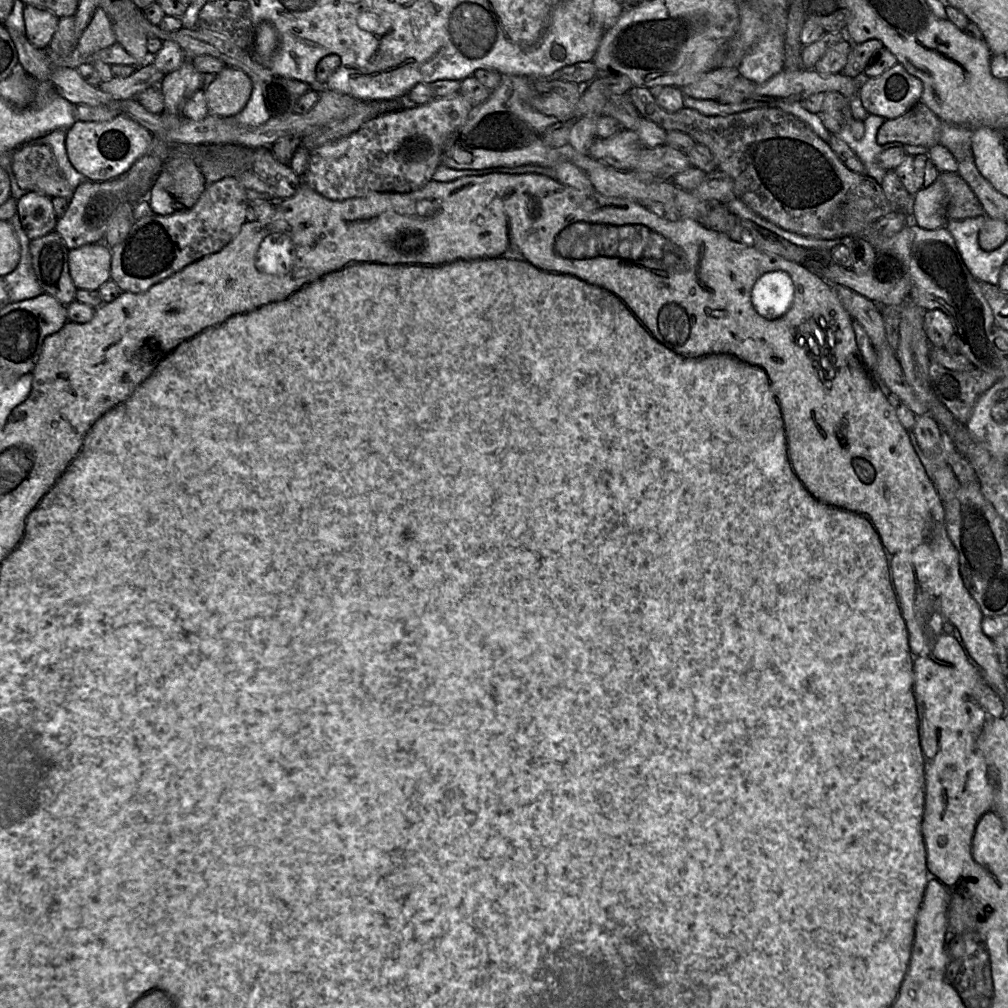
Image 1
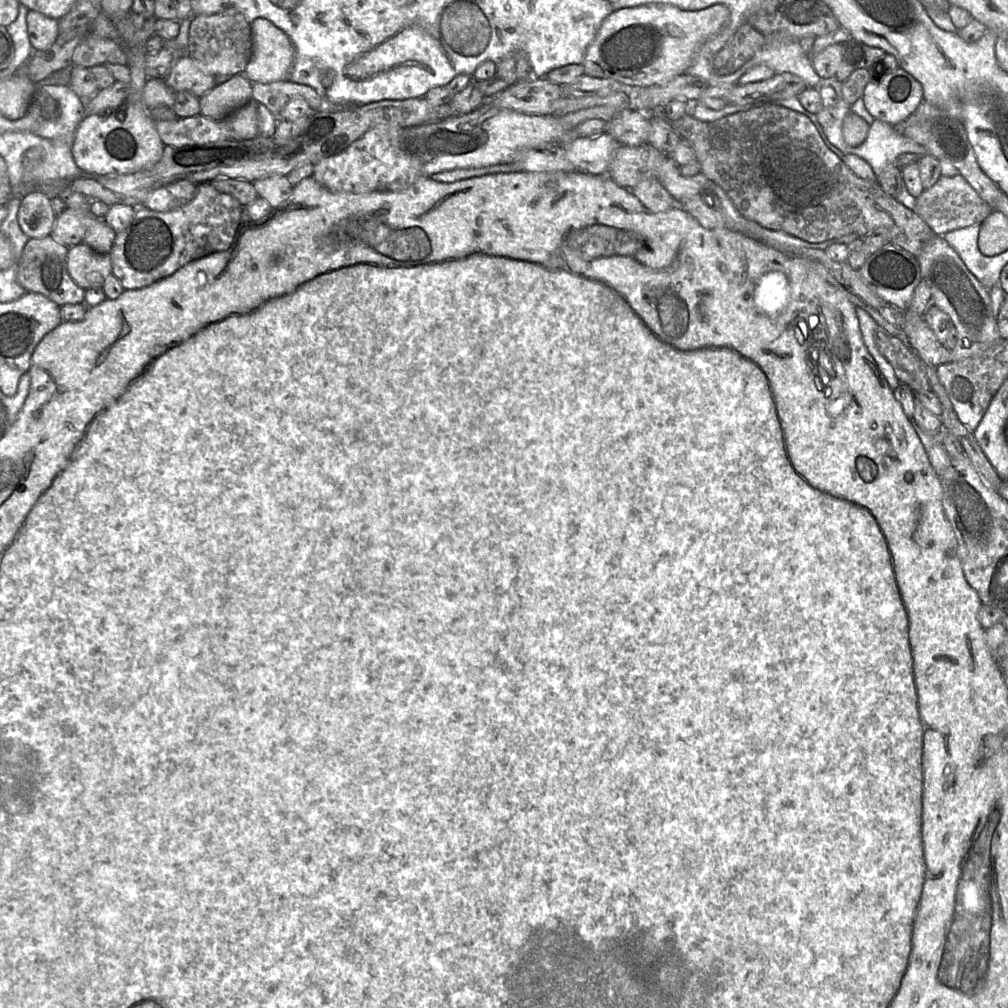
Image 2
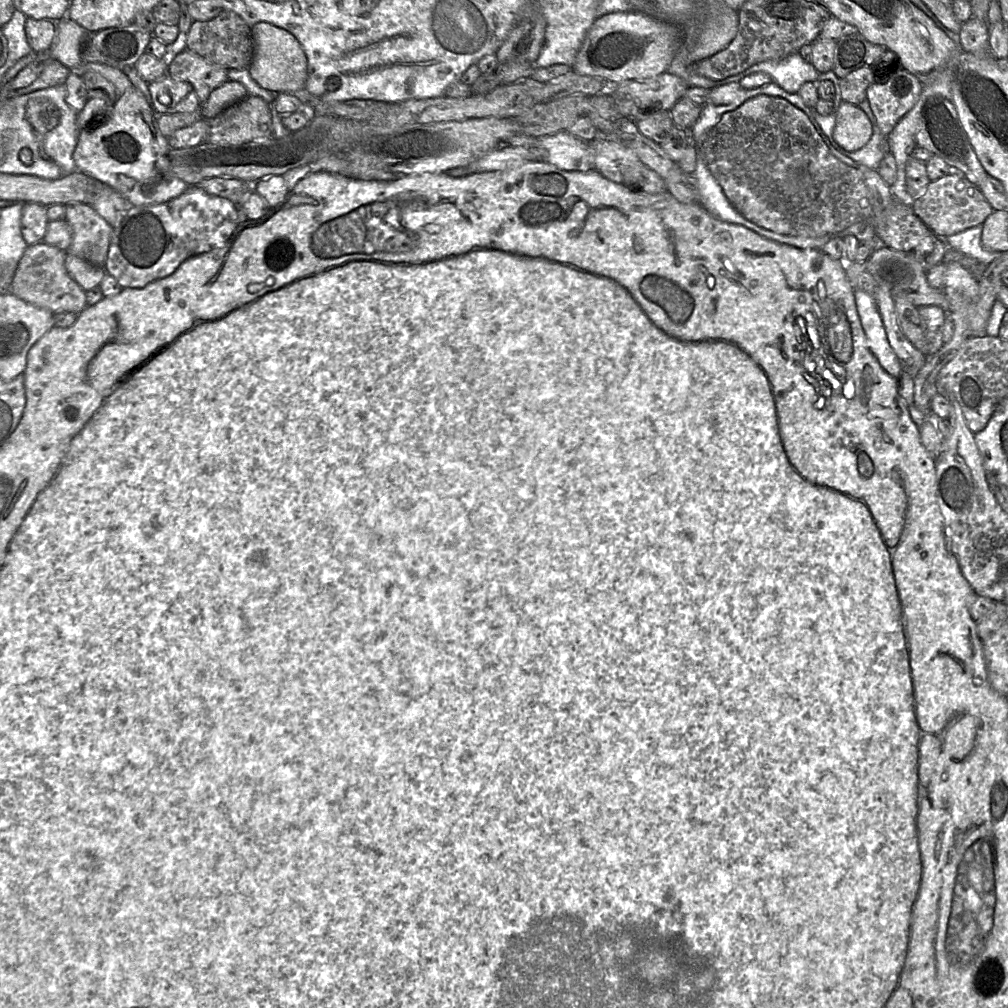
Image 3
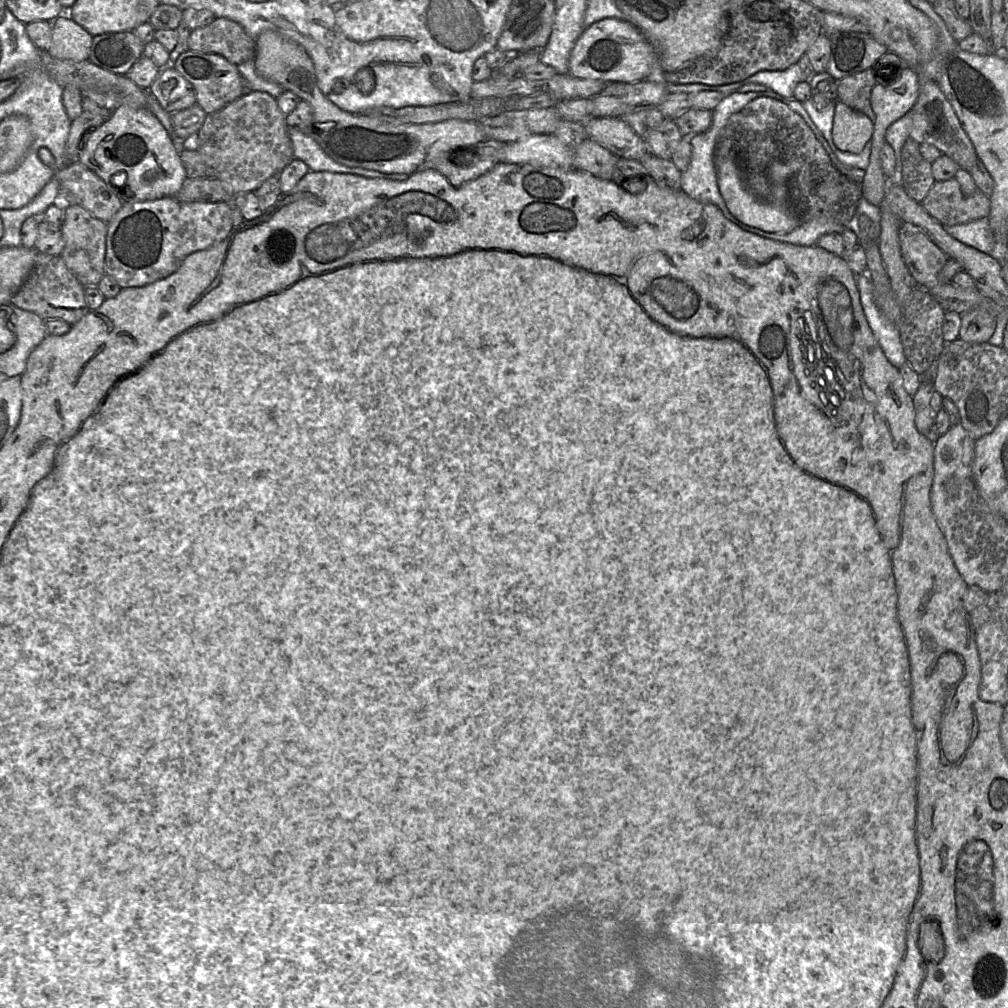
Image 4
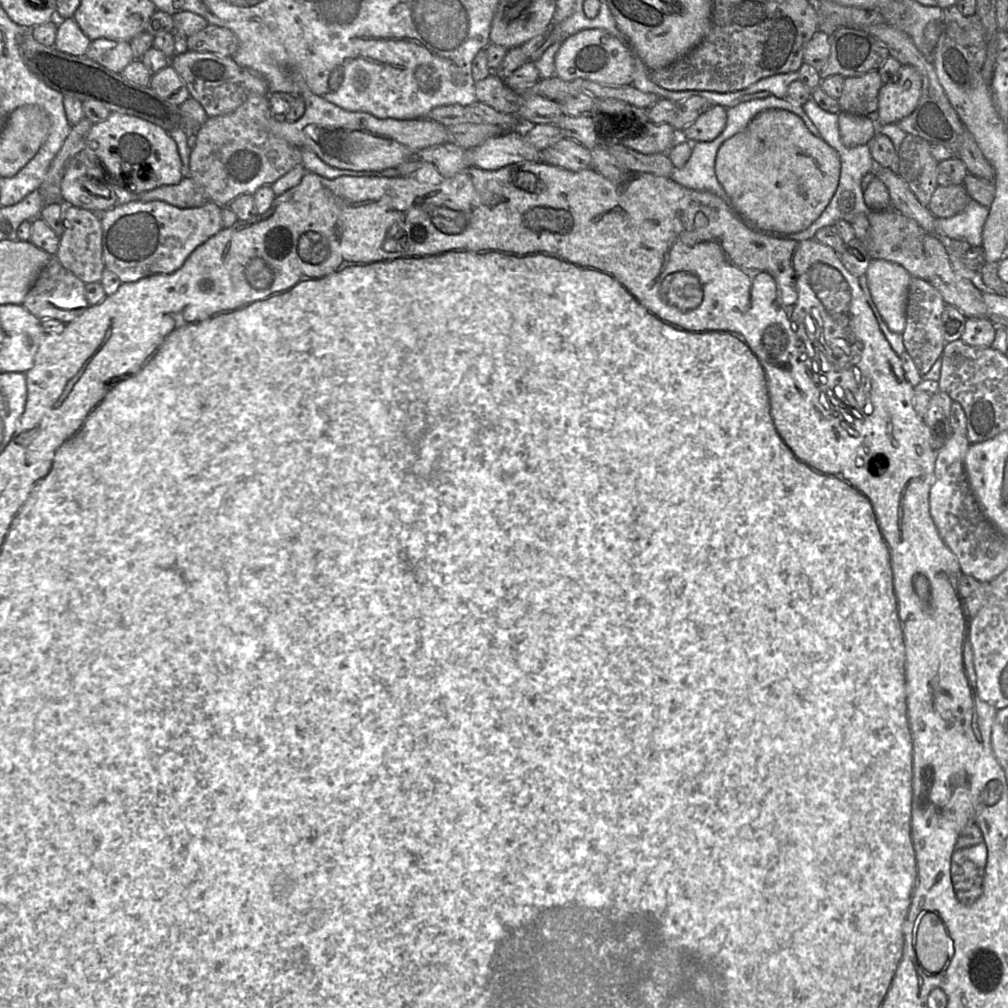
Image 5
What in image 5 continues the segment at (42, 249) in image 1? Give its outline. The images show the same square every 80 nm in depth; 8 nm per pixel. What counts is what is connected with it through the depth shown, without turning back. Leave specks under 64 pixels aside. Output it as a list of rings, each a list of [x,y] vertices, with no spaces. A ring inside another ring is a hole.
[[[55,255],[39,274],[22,305],[40,320],[52,318],[62,321],[65,324],[73,321],[89,306],[85,296],[85,283],[67,270]]]

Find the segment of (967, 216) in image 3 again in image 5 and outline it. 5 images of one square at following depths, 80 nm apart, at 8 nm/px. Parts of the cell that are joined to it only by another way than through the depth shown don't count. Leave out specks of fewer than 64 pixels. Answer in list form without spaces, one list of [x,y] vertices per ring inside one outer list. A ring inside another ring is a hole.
[[[962,184],[938,185],[927,207],[935,217],[948,218],[961,212],[970,200]]]

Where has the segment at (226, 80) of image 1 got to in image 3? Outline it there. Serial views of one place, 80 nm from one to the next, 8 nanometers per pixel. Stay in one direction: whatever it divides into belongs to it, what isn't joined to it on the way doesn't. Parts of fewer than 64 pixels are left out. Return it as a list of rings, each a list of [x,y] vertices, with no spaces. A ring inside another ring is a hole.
[[[227,80],[215,88],[207,100],[201,104],[201,115],[205,119],[213,118],[248,95],[249,93],[242,83],[235,80]]]

